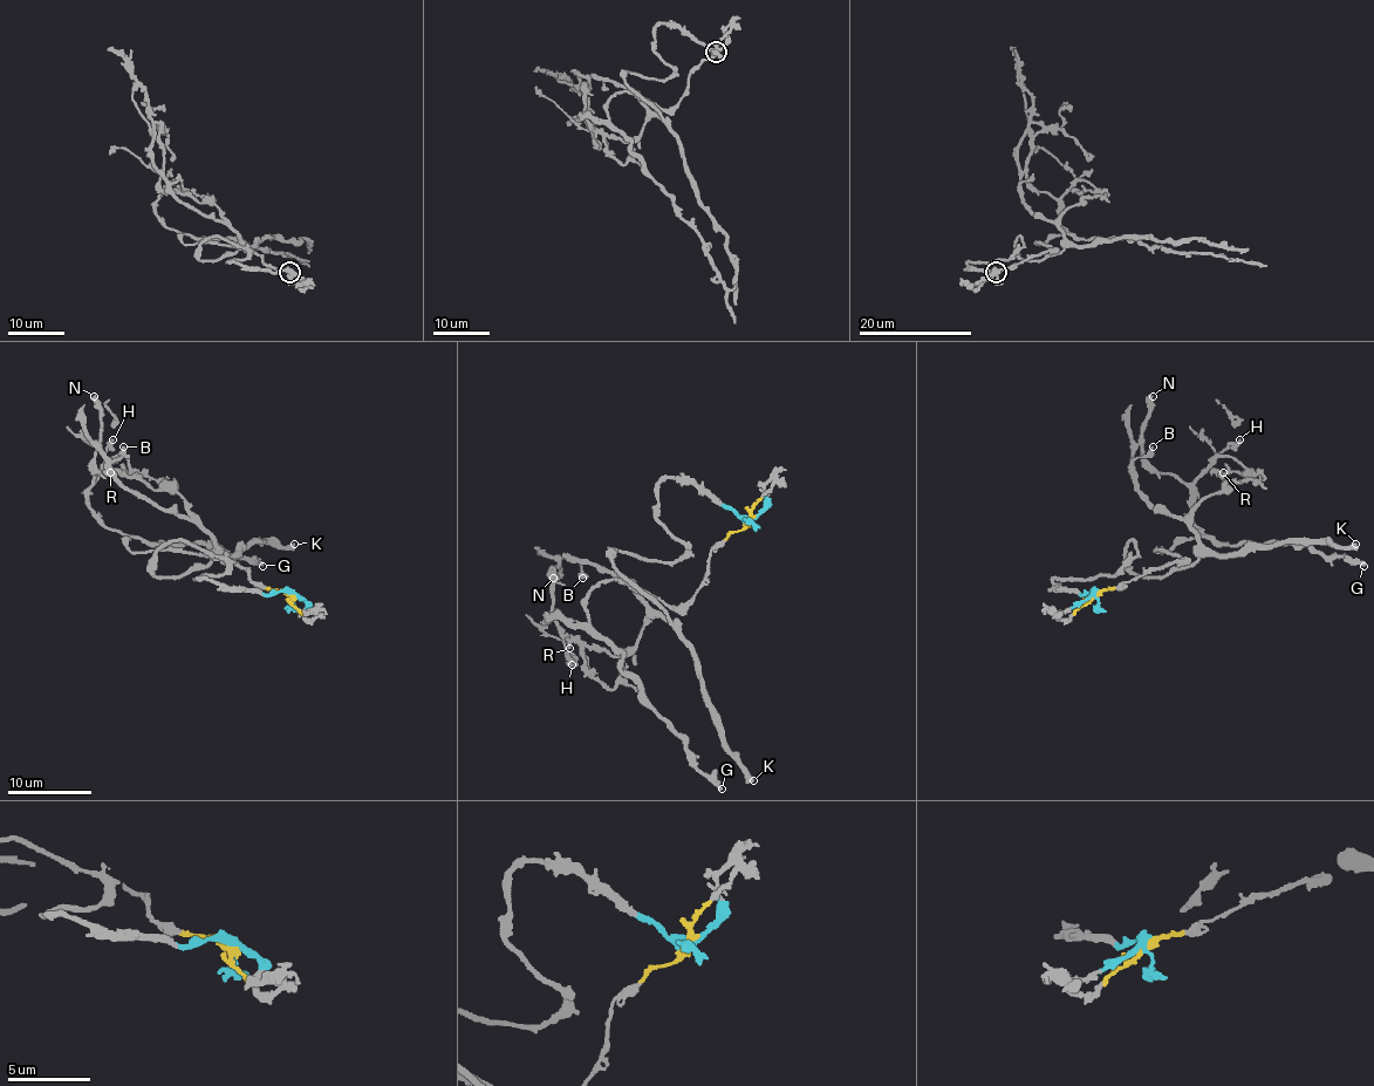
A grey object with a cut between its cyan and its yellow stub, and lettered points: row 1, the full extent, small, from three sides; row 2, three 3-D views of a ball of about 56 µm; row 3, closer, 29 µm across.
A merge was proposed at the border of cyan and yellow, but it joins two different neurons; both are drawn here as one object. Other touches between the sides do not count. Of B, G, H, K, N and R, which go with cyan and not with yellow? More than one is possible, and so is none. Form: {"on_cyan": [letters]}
{"on_cyan": ["B", "K", "R"]}

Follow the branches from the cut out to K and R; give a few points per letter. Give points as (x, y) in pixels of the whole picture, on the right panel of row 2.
K: (1095, 593), (1053, 581), (1116, 574), (1137, 553), (1133, 540), (1127, 568), (1164, 576), (1202, 555), (1357, 542)
R: (1095, 593), (1053, 581), (1116, 574), (1133, 540), (1143, 576), (1198, 558), (1191, 511), (1230, 490), (1223, 473)

